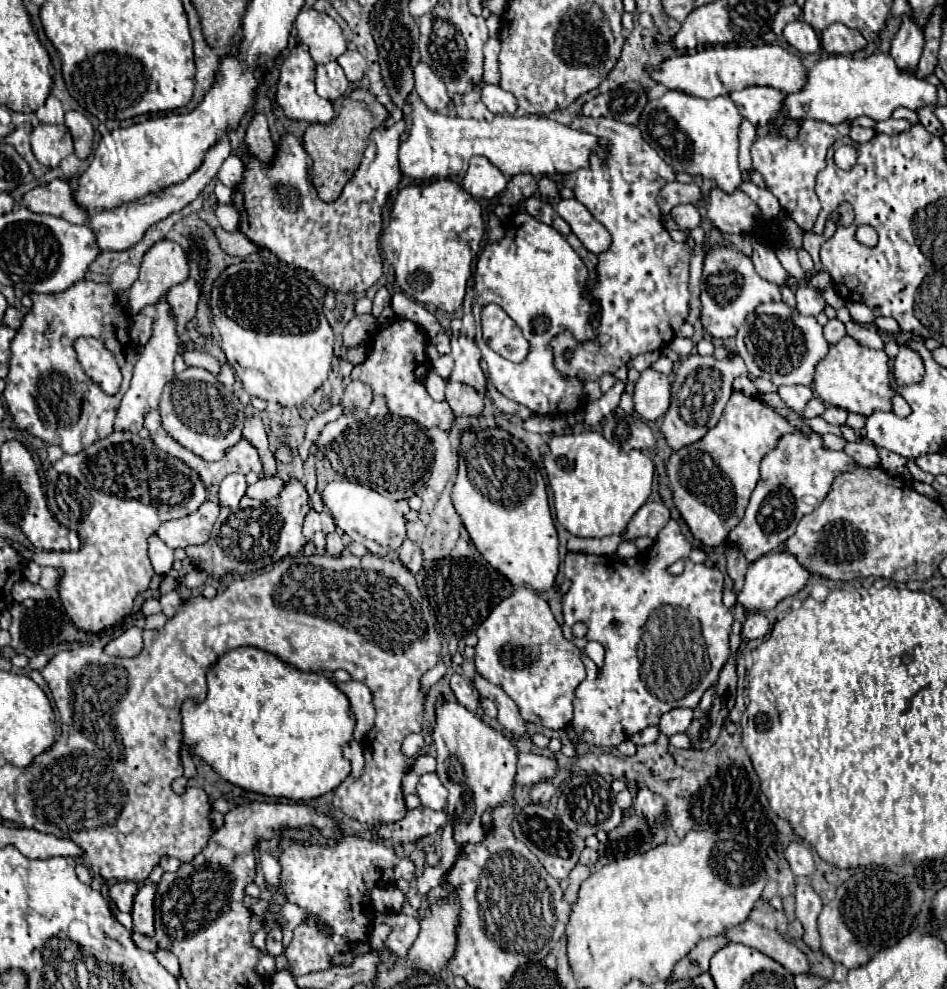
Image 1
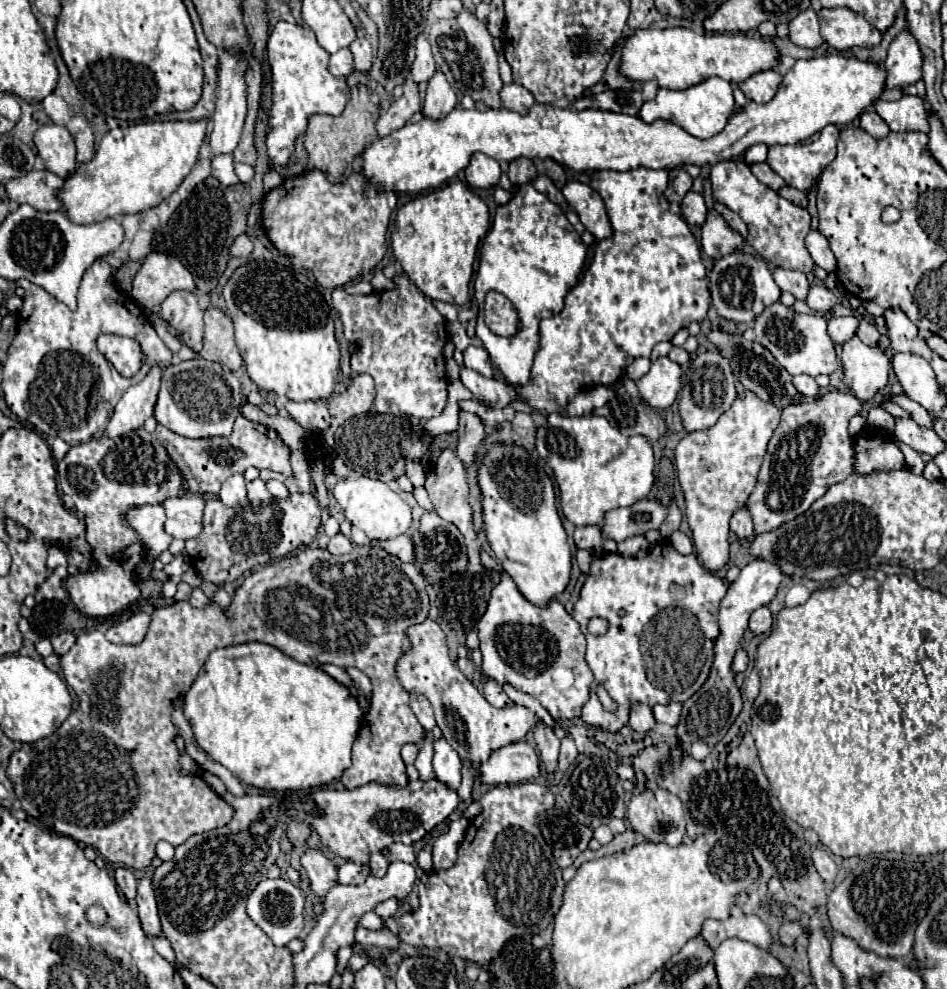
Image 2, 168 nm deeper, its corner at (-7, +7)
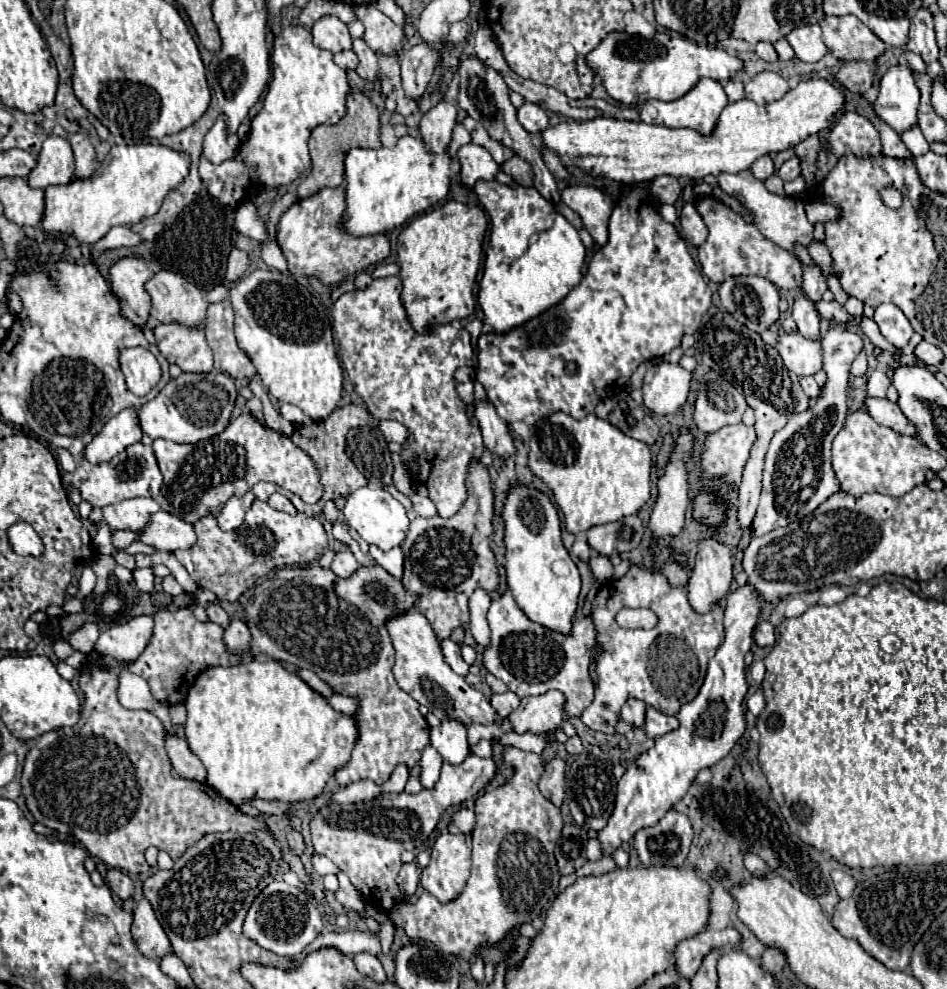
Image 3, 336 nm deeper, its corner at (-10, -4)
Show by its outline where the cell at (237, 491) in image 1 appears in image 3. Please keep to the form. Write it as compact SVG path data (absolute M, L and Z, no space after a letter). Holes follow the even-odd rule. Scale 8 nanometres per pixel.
M231 497L231 499L225 503L221 515L217 517L217 525L219 525L223 531L233 531L233 529L237 529L237 527L243 523L243 519L245 519L243 501L241 501L239 497Z

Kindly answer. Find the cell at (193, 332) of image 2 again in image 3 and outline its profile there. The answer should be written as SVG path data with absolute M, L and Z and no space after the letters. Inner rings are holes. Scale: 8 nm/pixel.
M179 323L163 325L153 329L157 347L161 355L179 365L181 371L189 373L209 373L213 371L213 353L205 341L203 327L191 331L189 327L179 327Z

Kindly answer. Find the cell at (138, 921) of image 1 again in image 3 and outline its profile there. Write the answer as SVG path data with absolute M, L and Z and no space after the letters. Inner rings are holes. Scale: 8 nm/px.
M141 899L133 911L131 935L141 955L149 959L161 959L163 955L171 953L171 943L167 939L167 933L157 921L153 907L151 903L147 903L147 899Z

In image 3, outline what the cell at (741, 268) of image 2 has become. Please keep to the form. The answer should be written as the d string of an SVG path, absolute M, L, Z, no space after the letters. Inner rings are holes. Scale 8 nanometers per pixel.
M731 277L719 287L721 303L739 323L763 333L779 319L777 287L763 277Z

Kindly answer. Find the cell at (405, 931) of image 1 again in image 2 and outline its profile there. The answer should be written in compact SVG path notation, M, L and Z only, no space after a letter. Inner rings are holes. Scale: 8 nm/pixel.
M381 852L373 853L366 864L369 873L378 878L382 878L386 874L388 866L389 862Z

